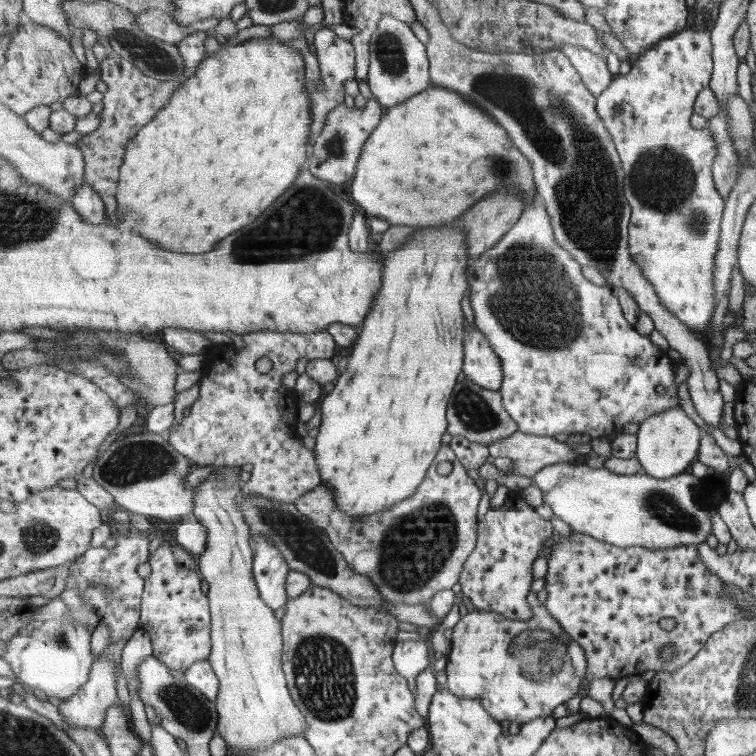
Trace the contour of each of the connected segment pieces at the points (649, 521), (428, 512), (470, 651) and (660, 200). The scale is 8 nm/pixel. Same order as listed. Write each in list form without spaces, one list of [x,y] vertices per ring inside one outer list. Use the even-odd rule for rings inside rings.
[[[558,463],[543,468],[532,478],[534,485],[544,492],[544,502],[549,505],[554,514],[564,521],[572,531],[593,535],[601,542],[607,542],[619,548],[641,546],[647,550],[669,550],[677,546],[700,546],[705,544],[709,534],[713,534],[712,511],[701,508],[699,498],[710,500],[726,499],[728,492],[726,484],[721,493],[717,487],[711,487],[692,476],[691,473],[682,473],[667,480],[657,480],[644,472],[623,475],[613,474],[607,468],[591,468],[587,464]]]
[[[443,445],[424,482],[417,488],[417,492],[389,507],[389,510],[385,509],[385,512],[353,518],[349,513],[340,509],[336,494],[329,486],[323,484],[304,494],[296,505],[301,514],[308,516],[315,525],[326,531],[332,544],[344,555],[354,570],[359,574],[369,576],[376,583],[386,600],[406,605],[427,605],[437,593],[451,590],[455,584],[460,582],[467,558],[477,549],[480,526],[477,510],[481,504],[481,494],[483,494],[481,488],[467,474],[467,469],[456,456],[453,448]],[[441,462],[450,462],[453,466],[447,476],[439,474],[437,470]]]
[[[536,592],[529,593],[528,601],[532,606],[532,617],[529,620],[515,621],[505,618],[505,615],[499,614],[498,612],[478,610],[475,608],[475,610],[463,616],[455,625],[452,632],[449,633],[453,646],[451,652],[446,656],[445,663],[443,663],[445,671],[448,673],[446,688],[451,691],[451,693],[459,695],[461,698],[480,698],[482,705],[493,715],[493,718],[497,719],[499,722],[501,722],[501,720],[507,720],[523,725],[536,718],[551,716],[553,712],[555,712],[557,706],[569,702],[569,700],[579,692],[579,688],[581,688],[581,684],[583,683],[583,678],[586,678],[588,671],[588,658],[586,657],[584,647],[571,637],[562,624],[548,611],[546,605],[539,602]]]
[[[685,29],[683,32],[676,33],[665,40],[658,42],[646,53],[643,53],[636,64],[633,64],[629,73],[624,75],[618,74],[597,99],[597,110],[601,118],[604,119],[607,130],[612,134],[612,139],[616,143],[618,153],[622,158],[625,177],[625,194],[628,202],[632,207],[632,220],[629,225],[630,234],[630,251],[633,258],[640,264],[644,275],[656,286],[658,295],[665,306],[675,313],[684,323],[690,326],[690,329],[697,332],[705,332],[713,312],[715,312],[716,302],[716,286],[715,273],[716,273],[716,256],[720,249],[720,234],[722,233],[722,221],[724,220],[724,210],[726,209],[726,201],[722,194],[717,190],[716,183],[714,182],[714,174],[712,171],[714,162],[717,156],[717,141],[713,136],[710,127],[698,129],[692,125],[692,116],[695,113],[696,100],[699,93],[706,88],[710,88],[712,81],[712,74],[714,70],[713,64],[713,49],[714,44],[712,41],[711,31],[698,31],[695,29]]]

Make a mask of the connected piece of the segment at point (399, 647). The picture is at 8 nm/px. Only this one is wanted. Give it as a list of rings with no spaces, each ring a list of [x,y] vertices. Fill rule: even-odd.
[[[407,640],[396,643],[394,650],[394,662],[397,670],[405,675],[409,688],[416,694],[416,678],[429,666],[435,665],[432,658],[431,646],[428,640]]]

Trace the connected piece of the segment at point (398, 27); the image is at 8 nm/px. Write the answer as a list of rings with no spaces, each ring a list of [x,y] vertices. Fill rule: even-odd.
[[[385,15],[378,22],[378,29],[374,32],[370,43],[371,65],[368,84],[373,96],[385,110],[434,86],[430,75],[428,46],[415,36],[415,32],[409,28],[409,23],[397,17]]]

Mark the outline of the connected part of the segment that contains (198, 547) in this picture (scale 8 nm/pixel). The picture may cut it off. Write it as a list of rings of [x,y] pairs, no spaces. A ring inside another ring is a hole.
[[[196,514],[185,515],[174,525],[176,544],[195,556],[205,553],[208,546],[208,528],[200,523]]]

